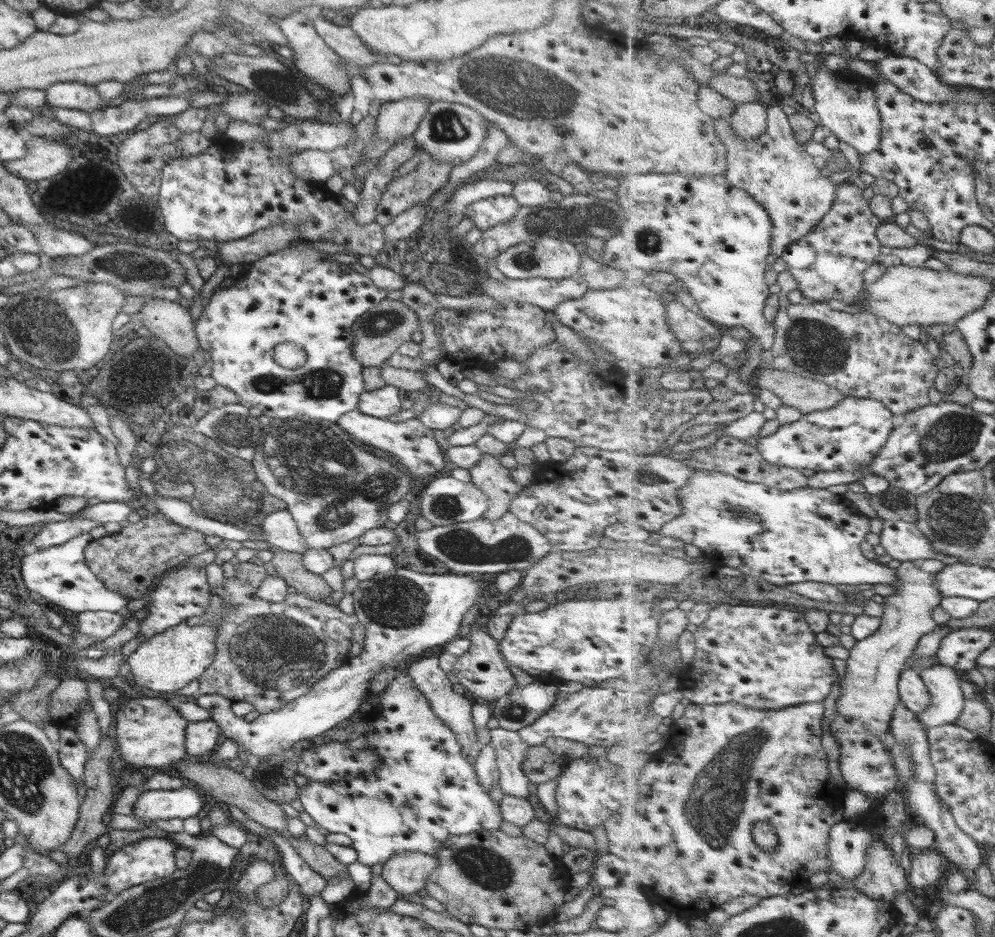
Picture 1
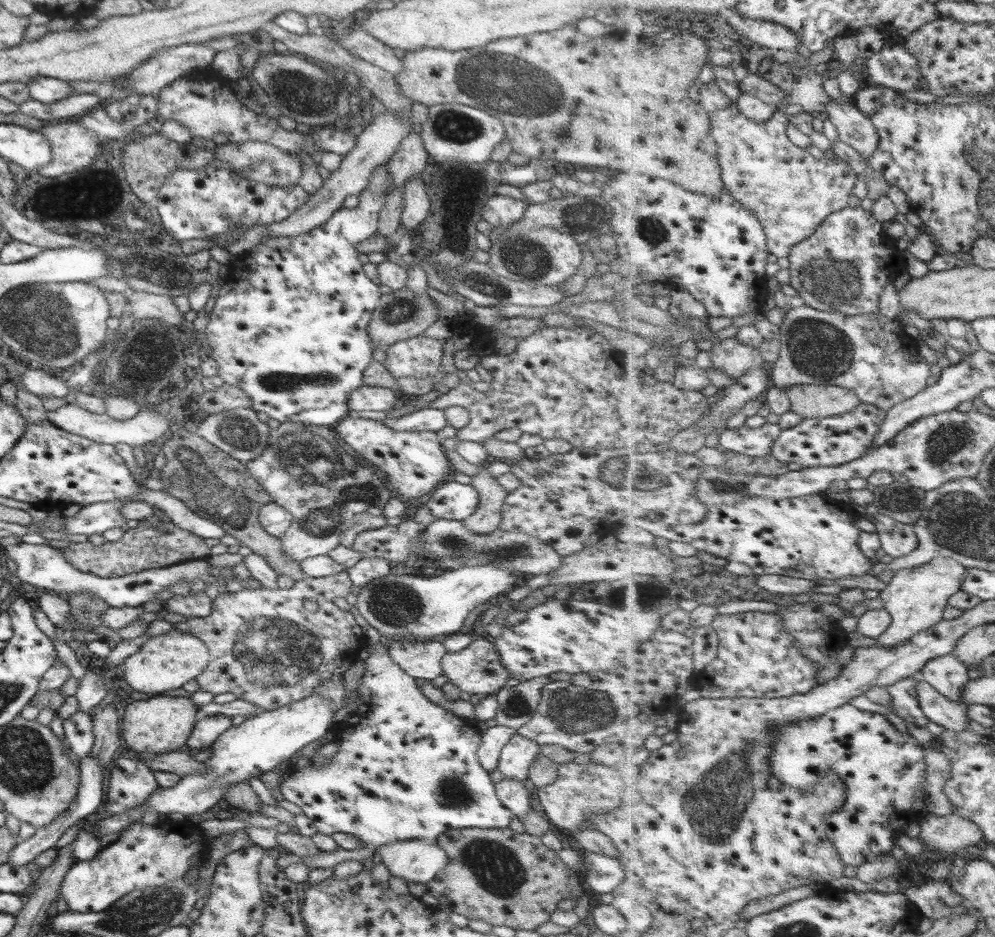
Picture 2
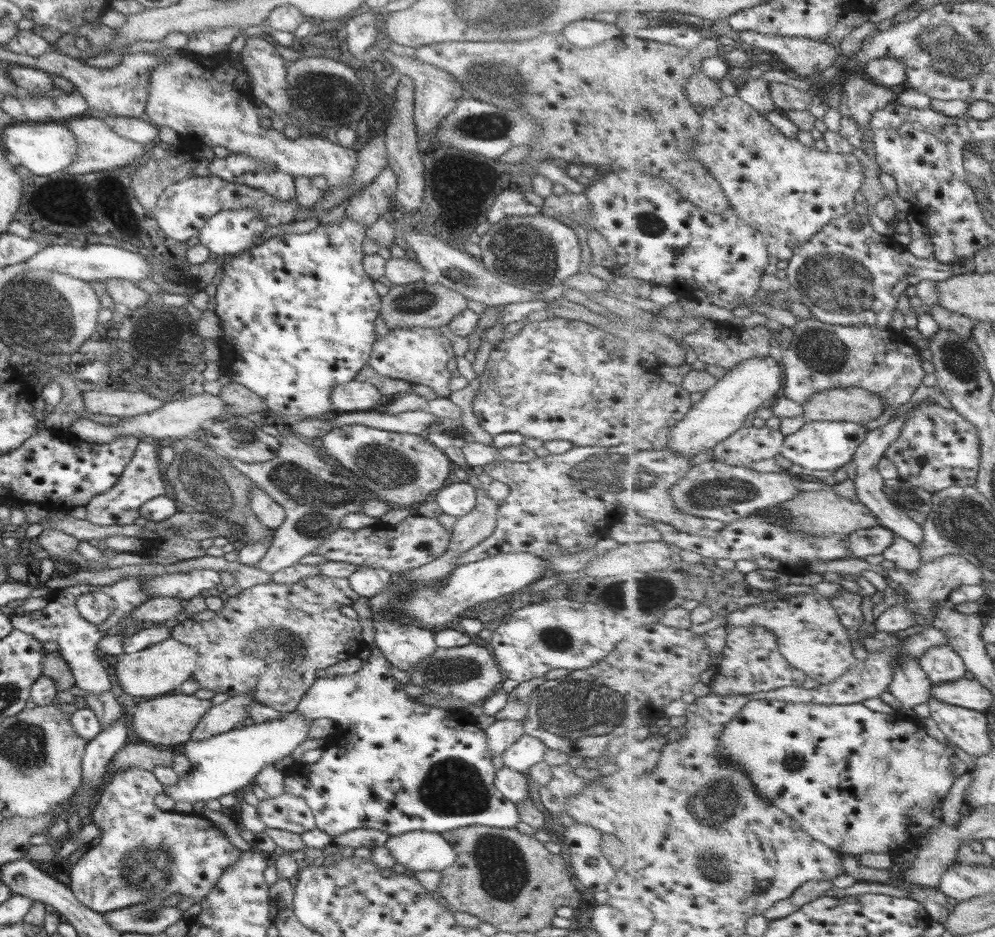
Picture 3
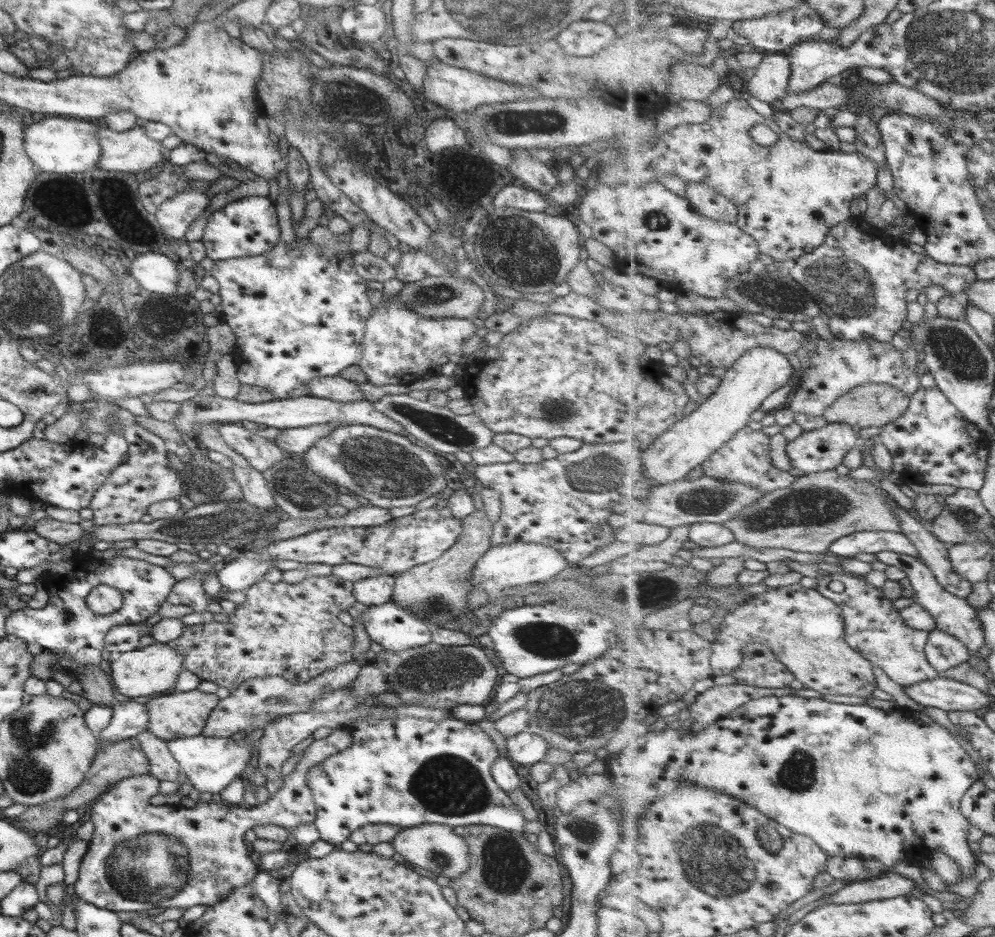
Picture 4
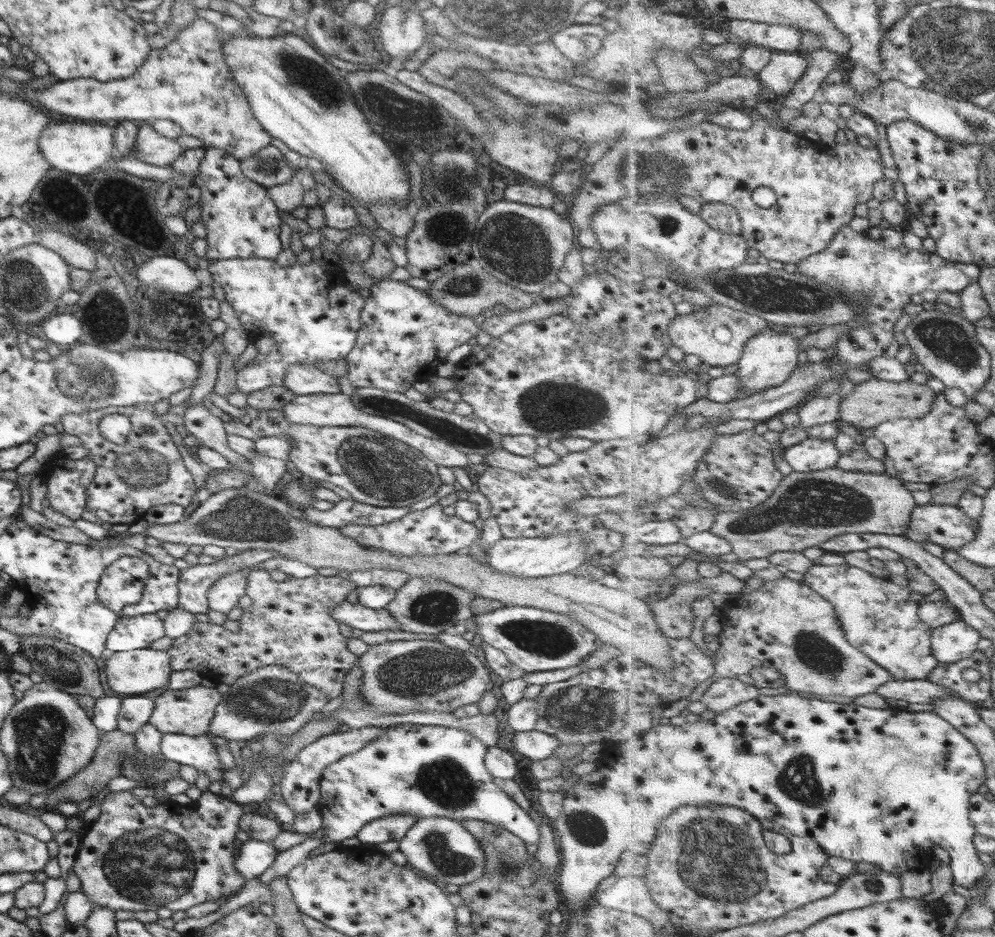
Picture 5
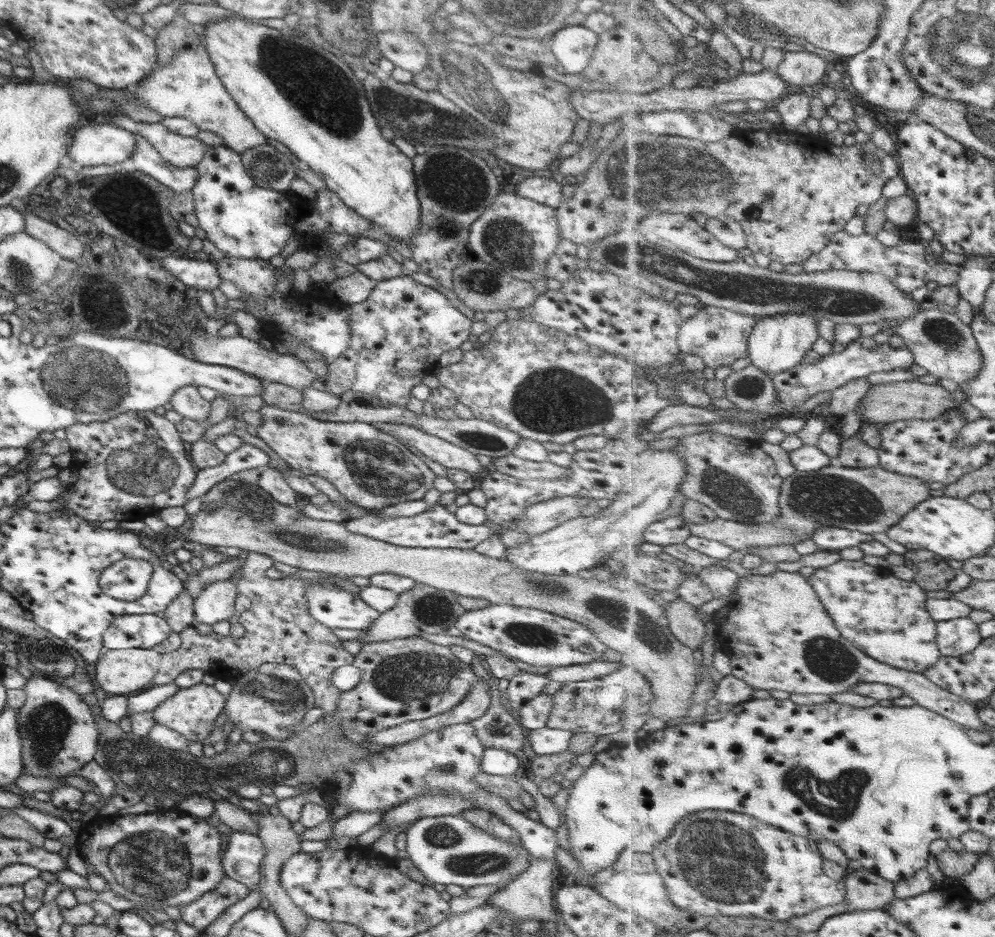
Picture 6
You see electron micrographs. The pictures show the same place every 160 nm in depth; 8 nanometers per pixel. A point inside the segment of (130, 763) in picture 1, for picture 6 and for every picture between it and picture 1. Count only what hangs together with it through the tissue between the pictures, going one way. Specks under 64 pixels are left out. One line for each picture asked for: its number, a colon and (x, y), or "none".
2: (161, 724)
3: (167, 720)
4: (182, 714)
5: (189, 711)
6: (191, 712)

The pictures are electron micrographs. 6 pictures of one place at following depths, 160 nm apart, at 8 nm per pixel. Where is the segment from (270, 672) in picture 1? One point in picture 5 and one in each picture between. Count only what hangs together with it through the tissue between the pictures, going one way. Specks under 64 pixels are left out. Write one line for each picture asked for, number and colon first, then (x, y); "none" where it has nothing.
2: (270, 647)
3: (267, 642)
4: (288, 630)
5: (287, 624)

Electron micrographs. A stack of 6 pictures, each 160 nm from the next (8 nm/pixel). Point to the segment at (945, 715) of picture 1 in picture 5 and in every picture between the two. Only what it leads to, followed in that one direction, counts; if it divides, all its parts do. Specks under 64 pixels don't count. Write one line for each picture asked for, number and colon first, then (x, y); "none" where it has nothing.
2: (947, 674)
3: (942, 663)
4: (945, 651)
5: (955, 641)

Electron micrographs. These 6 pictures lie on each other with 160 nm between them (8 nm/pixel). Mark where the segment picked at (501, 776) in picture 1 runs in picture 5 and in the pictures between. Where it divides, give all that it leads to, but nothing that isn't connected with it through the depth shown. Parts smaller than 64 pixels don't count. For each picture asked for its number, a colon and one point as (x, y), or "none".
2: (515, 758)
3: (526, 751)
4: (524, 748)
5: (534, 745)

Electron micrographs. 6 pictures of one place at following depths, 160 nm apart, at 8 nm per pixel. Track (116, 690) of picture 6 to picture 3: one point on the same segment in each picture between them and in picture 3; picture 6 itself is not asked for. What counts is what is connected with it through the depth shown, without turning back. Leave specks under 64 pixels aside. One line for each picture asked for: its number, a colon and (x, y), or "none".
3: (160, 668)
4: (153, 669)
5: (133, 672)

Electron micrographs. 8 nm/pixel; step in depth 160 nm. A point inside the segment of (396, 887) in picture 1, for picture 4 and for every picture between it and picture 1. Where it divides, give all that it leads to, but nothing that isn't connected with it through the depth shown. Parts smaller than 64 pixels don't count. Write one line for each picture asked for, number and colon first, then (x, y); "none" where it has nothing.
2: (415, 860)
3: (417, 850)
4: (436, 848)

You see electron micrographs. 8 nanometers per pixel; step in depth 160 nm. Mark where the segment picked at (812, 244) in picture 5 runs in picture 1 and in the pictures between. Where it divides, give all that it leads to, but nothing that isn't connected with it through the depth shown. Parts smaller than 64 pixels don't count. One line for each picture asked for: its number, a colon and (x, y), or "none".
1: (775, 168)
2: (792, 192)
3: (787, 191)
4: (790, 197)

